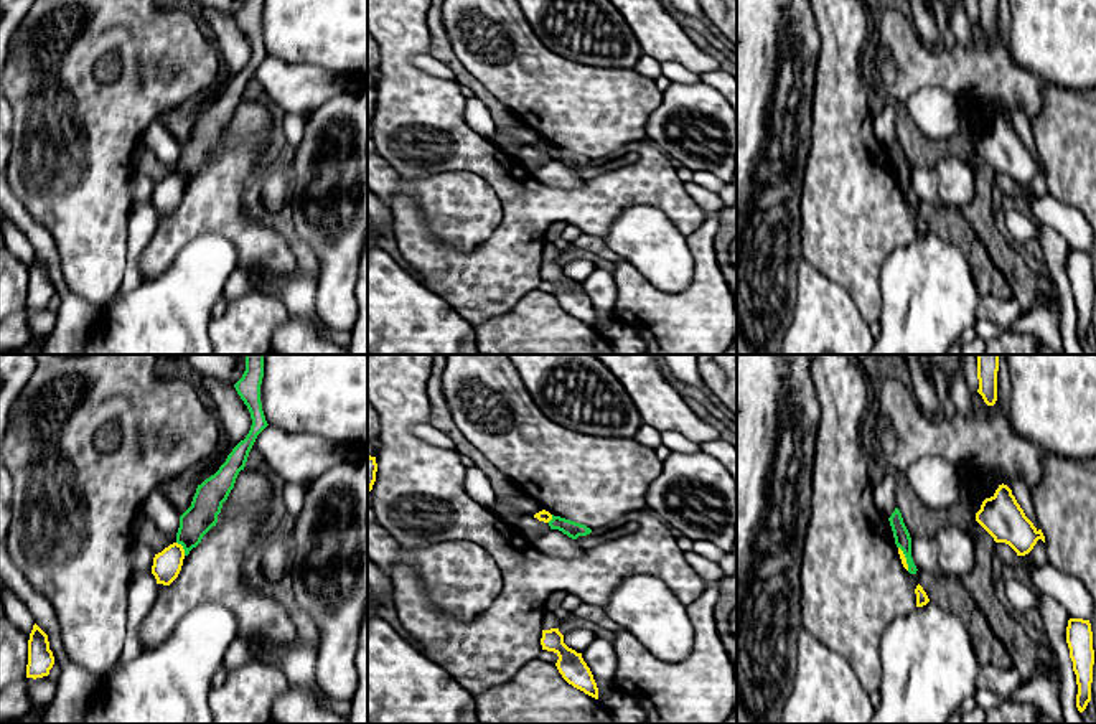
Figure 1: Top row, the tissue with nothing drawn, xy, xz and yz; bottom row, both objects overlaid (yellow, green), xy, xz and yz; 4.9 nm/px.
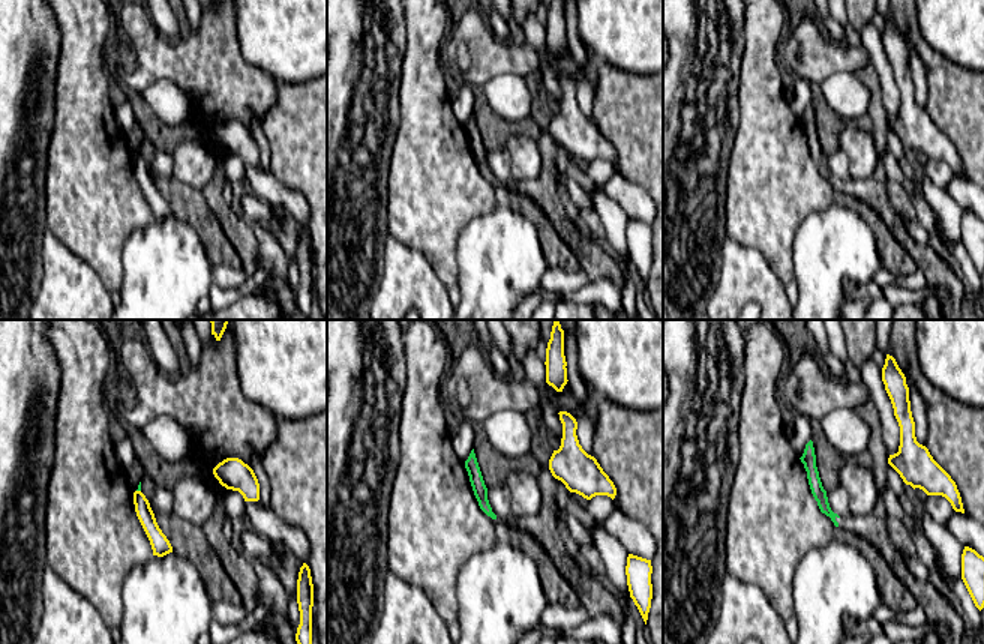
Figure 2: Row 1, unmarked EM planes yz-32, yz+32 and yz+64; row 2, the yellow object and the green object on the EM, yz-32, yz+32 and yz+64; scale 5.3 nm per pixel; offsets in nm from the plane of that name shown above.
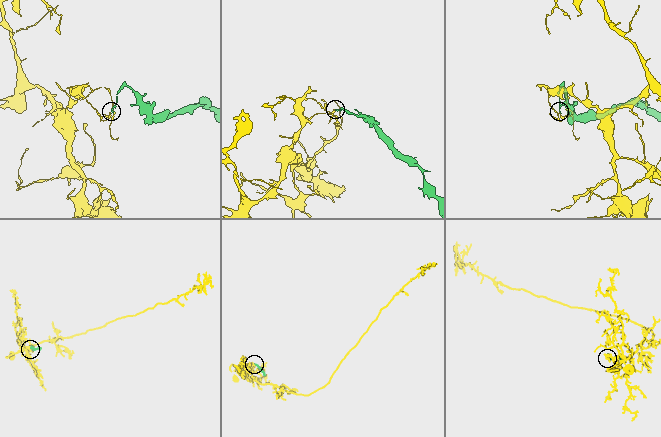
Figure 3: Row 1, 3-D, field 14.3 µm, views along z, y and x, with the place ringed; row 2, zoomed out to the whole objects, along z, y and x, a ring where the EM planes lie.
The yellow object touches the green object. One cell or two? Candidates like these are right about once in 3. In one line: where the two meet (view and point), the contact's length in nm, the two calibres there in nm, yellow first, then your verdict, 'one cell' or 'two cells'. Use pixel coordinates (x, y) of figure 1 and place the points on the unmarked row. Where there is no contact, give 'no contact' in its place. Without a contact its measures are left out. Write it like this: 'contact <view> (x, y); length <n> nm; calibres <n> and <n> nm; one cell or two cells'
contact xy (182, 178); length 80 nm; calibres 140 and 150 nm; two cells

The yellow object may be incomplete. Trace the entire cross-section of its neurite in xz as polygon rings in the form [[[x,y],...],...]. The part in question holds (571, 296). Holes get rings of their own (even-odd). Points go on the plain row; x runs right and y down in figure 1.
[[[559,259],[542,261],[541,275],[542,280],[554,282],[559,287],[555,297],[569,315],[598,330],[597,313],[582,284],[564,274],[564,266]]]

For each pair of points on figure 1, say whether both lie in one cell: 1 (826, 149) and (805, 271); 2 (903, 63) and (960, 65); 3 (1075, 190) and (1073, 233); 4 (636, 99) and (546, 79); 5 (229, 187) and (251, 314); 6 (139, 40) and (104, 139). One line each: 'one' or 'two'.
1: two
2: one
3: two
4: one
5: two
6: one

